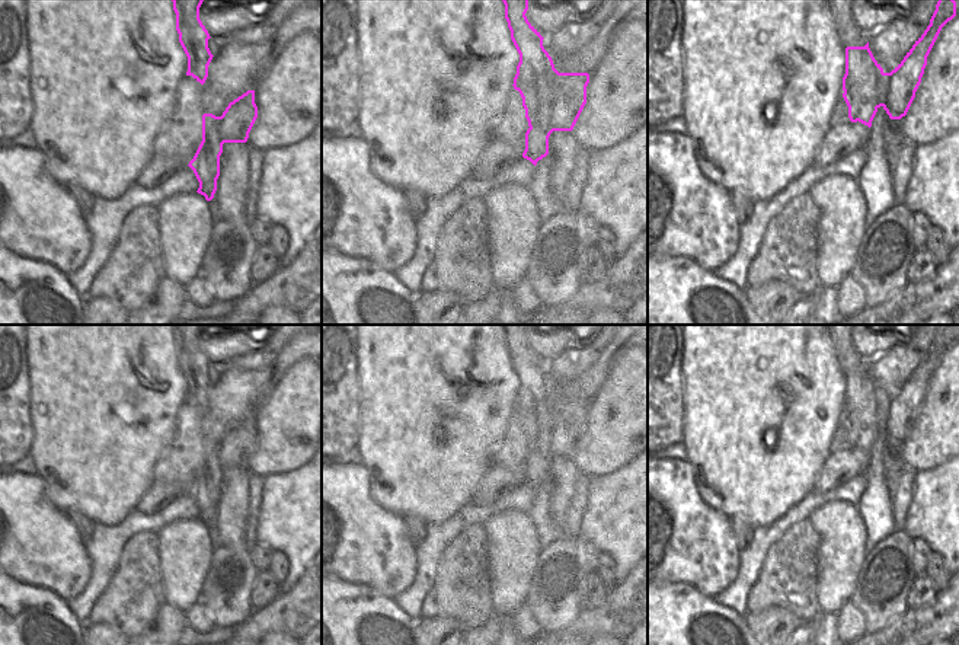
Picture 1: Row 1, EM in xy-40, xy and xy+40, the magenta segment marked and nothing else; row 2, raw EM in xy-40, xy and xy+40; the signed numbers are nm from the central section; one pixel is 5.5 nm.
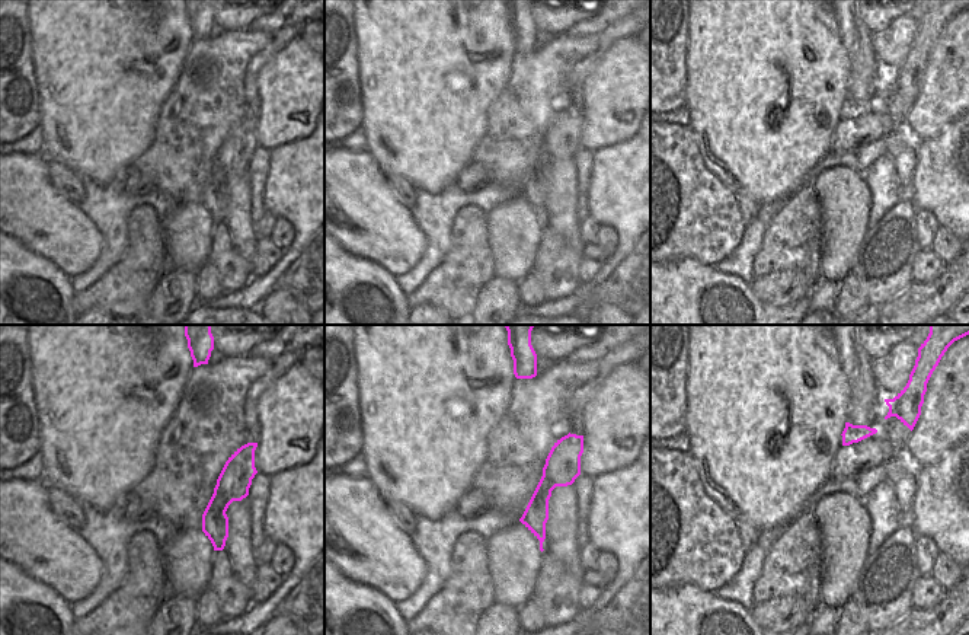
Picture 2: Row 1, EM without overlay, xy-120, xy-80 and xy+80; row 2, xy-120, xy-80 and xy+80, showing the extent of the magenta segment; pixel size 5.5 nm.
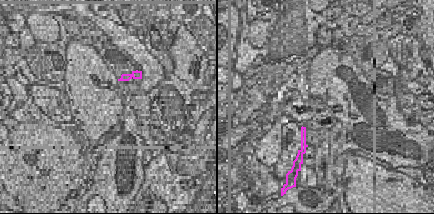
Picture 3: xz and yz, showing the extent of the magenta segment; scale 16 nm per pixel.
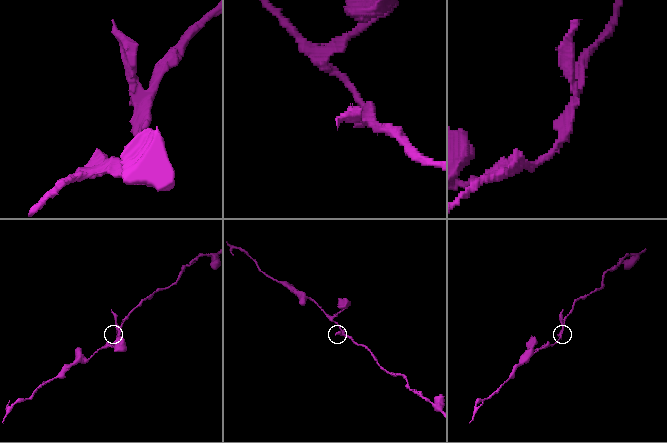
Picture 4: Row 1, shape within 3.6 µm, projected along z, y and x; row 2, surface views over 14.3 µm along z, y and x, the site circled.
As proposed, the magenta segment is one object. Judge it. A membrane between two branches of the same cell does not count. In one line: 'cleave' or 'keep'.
cleave

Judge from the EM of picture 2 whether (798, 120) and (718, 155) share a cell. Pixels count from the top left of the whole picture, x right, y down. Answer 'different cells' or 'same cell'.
same cell

